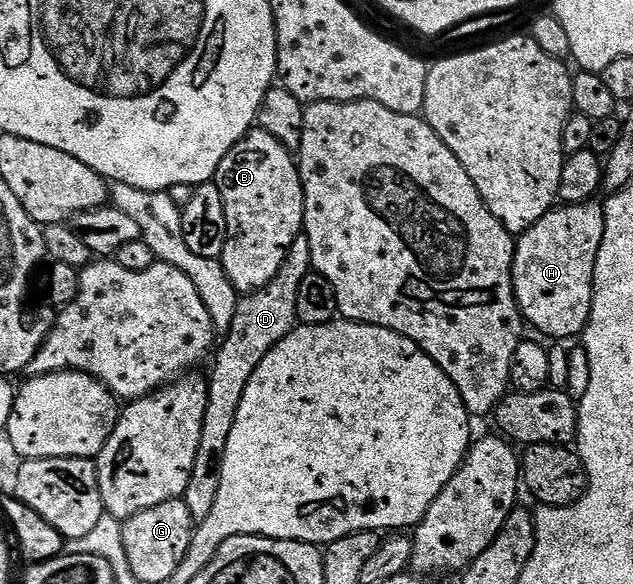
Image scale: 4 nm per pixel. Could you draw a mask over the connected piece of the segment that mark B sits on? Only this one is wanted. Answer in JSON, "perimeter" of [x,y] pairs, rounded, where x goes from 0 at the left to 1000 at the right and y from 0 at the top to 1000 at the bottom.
{"perimeter":[[[400,223],[355,269],[341,307],[360,387],[354,466],[379,502],[423,490],[455,442],[463,411],[480,392],[480,318],[469,274],[433,233],[411,223]]]}

